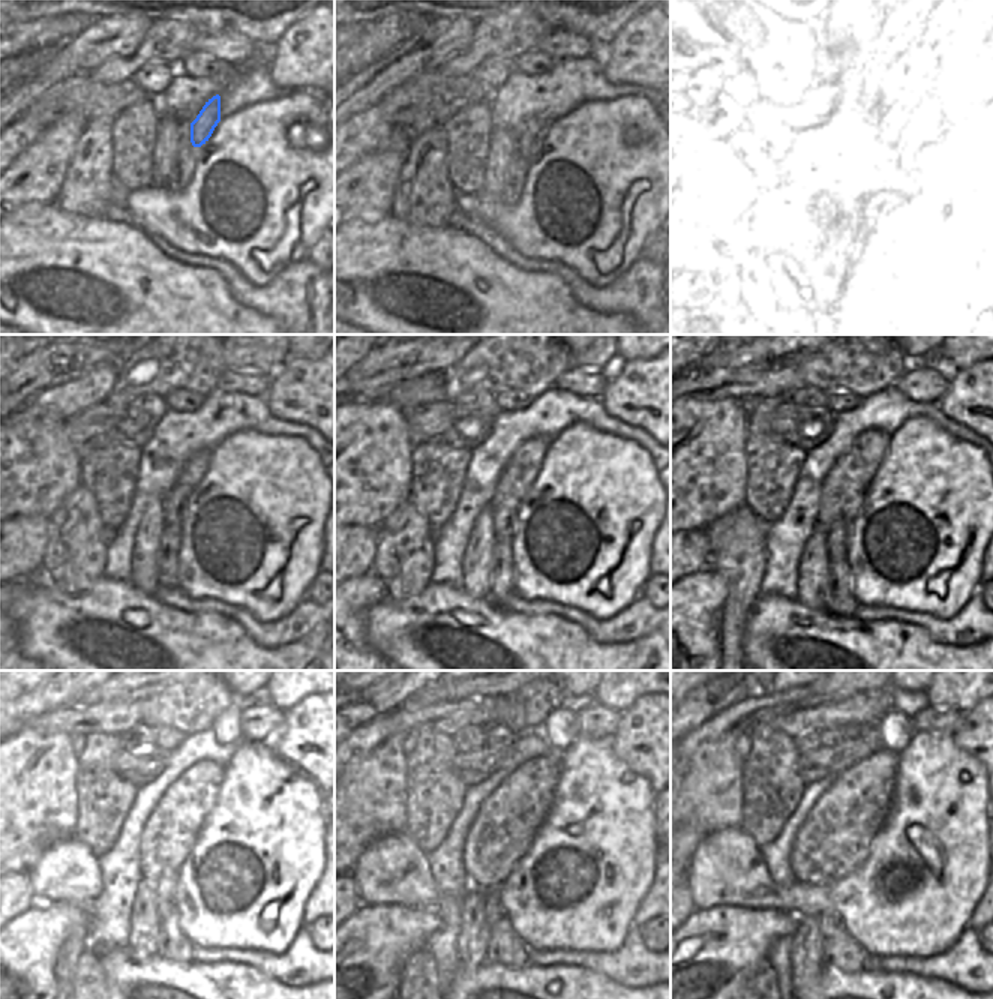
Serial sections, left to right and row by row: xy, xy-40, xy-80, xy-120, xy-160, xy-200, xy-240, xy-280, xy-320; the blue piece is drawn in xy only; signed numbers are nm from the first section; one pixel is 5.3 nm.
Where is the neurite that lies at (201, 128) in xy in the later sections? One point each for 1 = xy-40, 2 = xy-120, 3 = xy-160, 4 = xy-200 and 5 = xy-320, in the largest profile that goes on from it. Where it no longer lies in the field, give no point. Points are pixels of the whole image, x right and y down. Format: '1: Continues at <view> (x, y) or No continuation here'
1: Continues at xy-40 (530, 140)
2: Continues at xy-120 (174, 500)
3: Continues at xy-160 (504, 515)
4: Continues at xy-200 (839, 533)
5: Continues at xy-320 (830, 923).

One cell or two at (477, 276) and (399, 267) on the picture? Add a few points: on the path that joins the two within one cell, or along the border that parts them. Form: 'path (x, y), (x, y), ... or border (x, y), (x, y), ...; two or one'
path (458, 276), (437, 276), (419, 272); one

